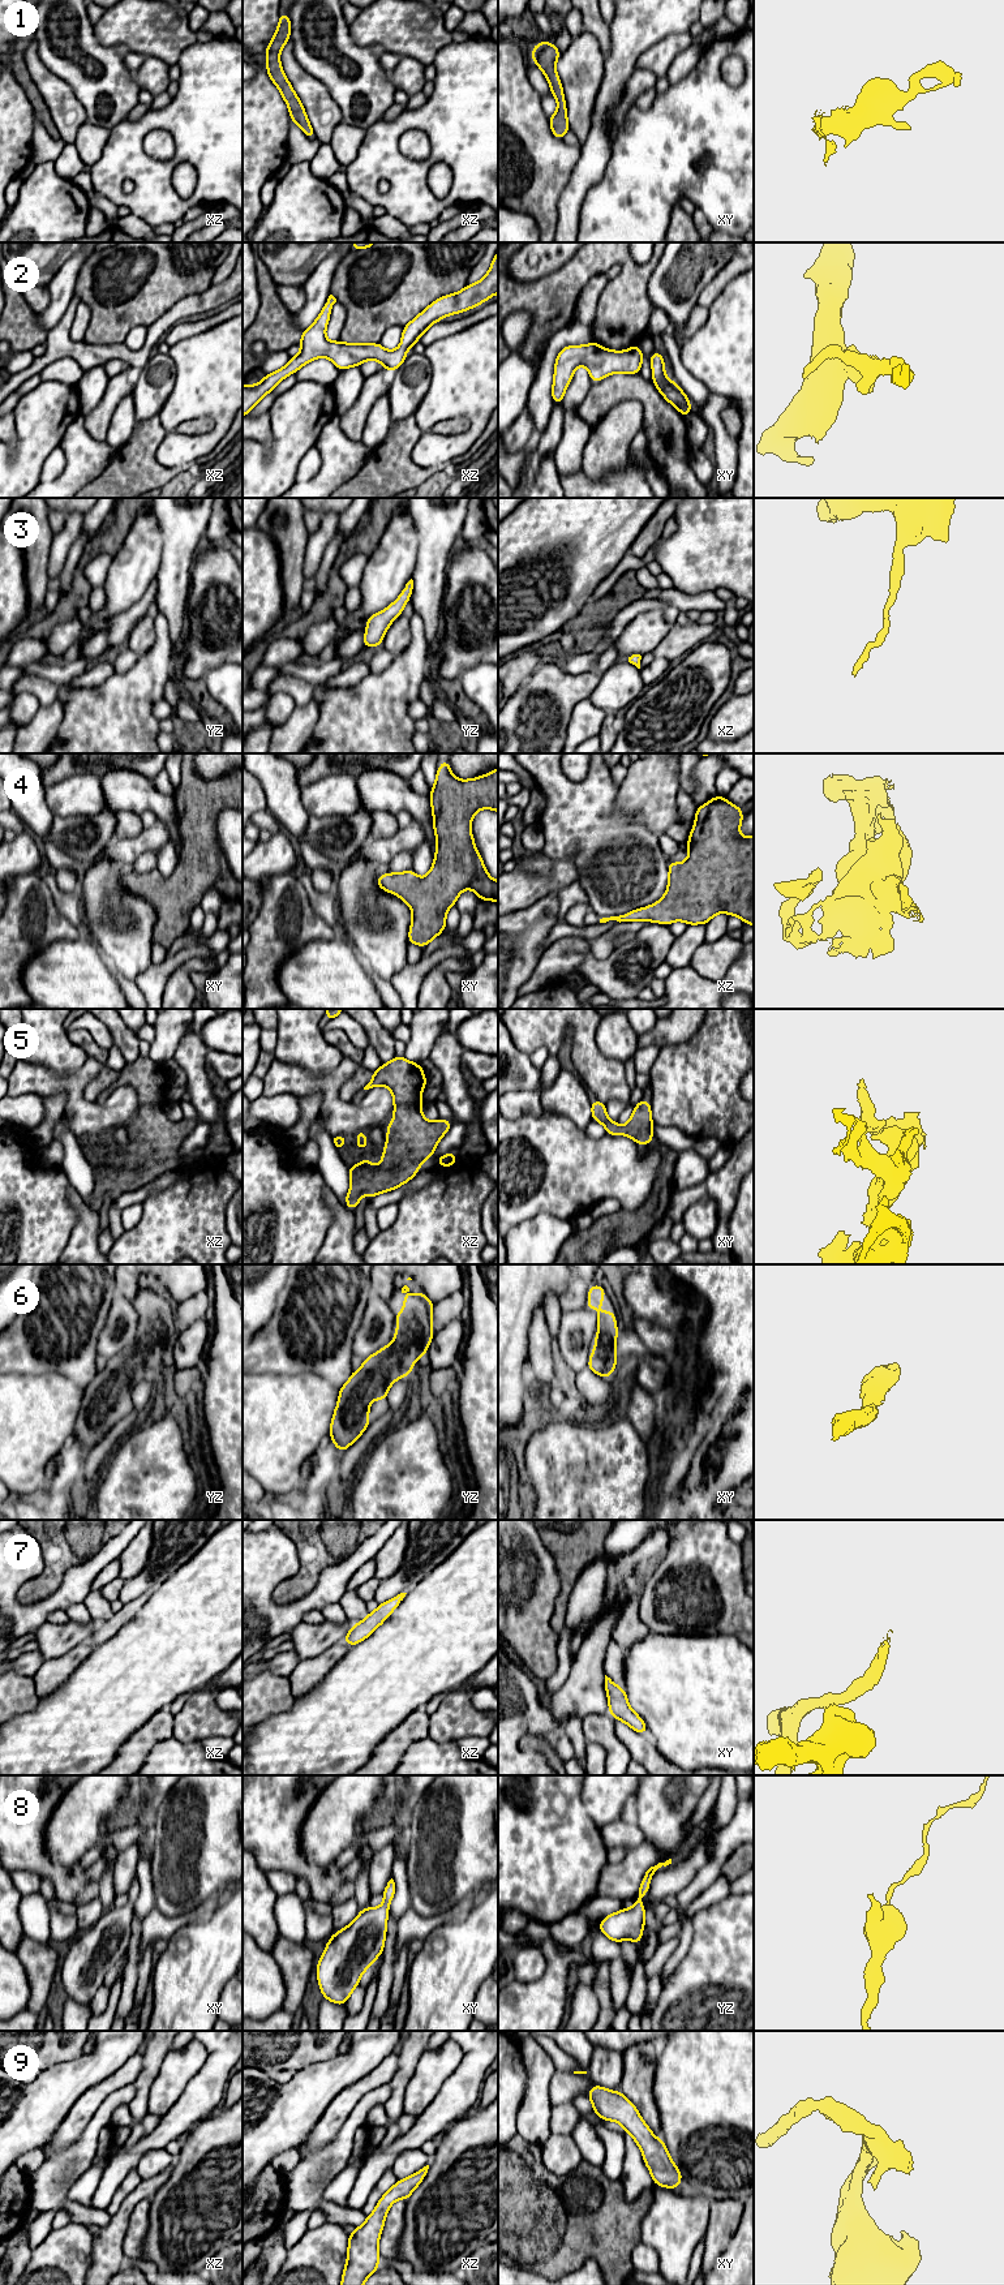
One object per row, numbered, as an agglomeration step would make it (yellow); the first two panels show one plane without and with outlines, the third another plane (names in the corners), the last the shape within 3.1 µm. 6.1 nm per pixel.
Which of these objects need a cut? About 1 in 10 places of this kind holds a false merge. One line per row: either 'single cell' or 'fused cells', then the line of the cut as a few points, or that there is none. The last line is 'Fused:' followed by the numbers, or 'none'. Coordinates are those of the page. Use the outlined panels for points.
1: single cell; cut none
2: single cell; cut none
3: single cell; cut none
4: single cell; cut none
5: single cell; cut none
6: single cell; cut none
7: single cell; cut none
8: single cell; cut none
9: single cell; cut none
Fused: none

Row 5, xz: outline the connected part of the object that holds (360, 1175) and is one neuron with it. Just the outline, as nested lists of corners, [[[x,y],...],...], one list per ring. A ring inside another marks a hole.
[[[395,1056],[373,1071],[373,1078],[364,1090],[389,1087],[394,1099],[394,1118],[386,1128],[387,1141],[379,1167],[374,1171],[370,1159],[348,1167],[351,1187],[346,1197],[347,1208],[353,1211],[364,1193],[374,1198],[408,1182],[450,1130],[452,1121],[424,1118],[424,1099],[420,1092],[425,1090],[425,1084],[422,1066],[406,1057]]]

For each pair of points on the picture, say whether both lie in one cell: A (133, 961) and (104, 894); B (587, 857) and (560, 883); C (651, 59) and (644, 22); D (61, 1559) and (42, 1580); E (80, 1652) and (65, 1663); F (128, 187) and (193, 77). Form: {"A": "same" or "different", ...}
{"A": "same", "B": "different", "C": "different", "D": "same", "E": "same", "F": "different"}

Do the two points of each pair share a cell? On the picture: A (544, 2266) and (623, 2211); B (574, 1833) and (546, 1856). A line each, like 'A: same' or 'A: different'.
A: same
B: same

